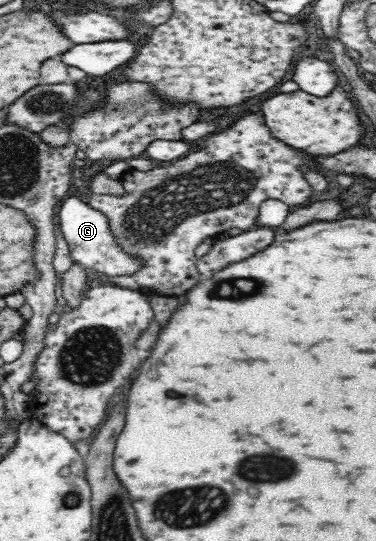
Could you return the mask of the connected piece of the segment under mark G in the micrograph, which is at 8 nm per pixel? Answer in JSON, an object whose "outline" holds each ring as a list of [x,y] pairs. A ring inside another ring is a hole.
{"outline":[[[79,198],[64,200],[59,208],[59,222],[63,238],[69,247],[69,254],[75,263],[112,276],[134,275],[142,267],[140,256],[125,254],[115,242],[109,228],[109,219],[102,212],[91,208]]]}

